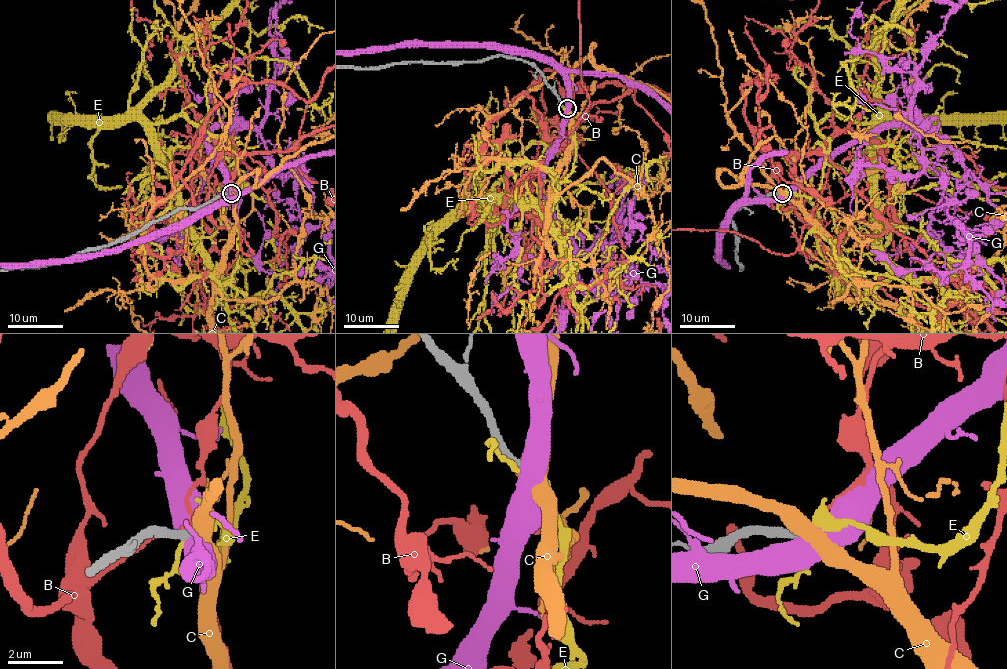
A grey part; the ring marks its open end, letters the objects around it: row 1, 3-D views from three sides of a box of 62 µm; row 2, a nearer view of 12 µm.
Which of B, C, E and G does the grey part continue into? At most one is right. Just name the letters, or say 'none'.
C

